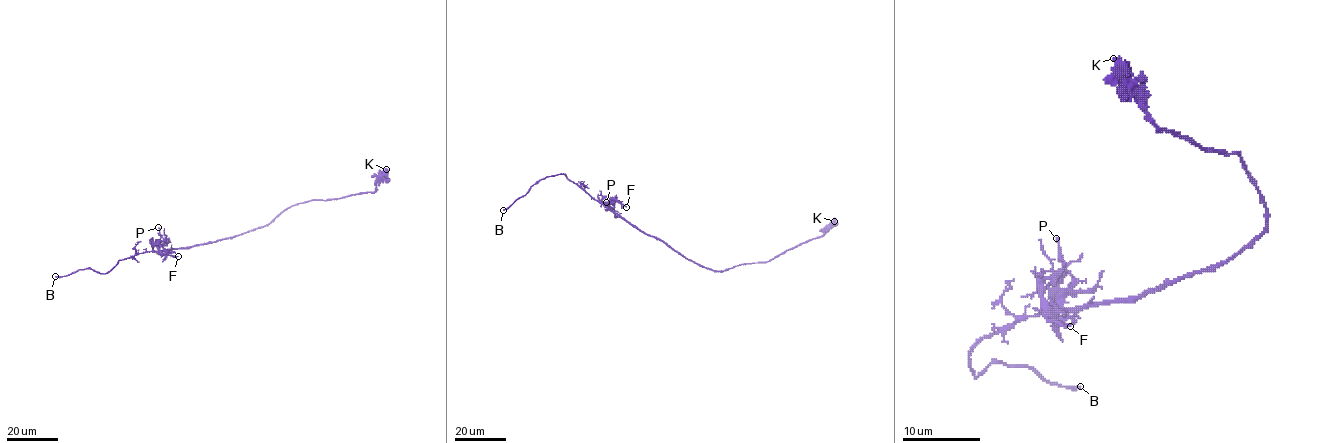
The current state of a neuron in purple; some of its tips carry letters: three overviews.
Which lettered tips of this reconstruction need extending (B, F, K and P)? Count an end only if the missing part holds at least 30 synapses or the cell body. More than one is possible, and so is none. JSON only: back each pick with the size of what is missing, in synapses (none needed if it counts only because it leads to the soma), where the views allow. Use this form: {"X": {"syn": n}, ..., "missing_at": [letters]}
{"missing_at": ["B"]}

